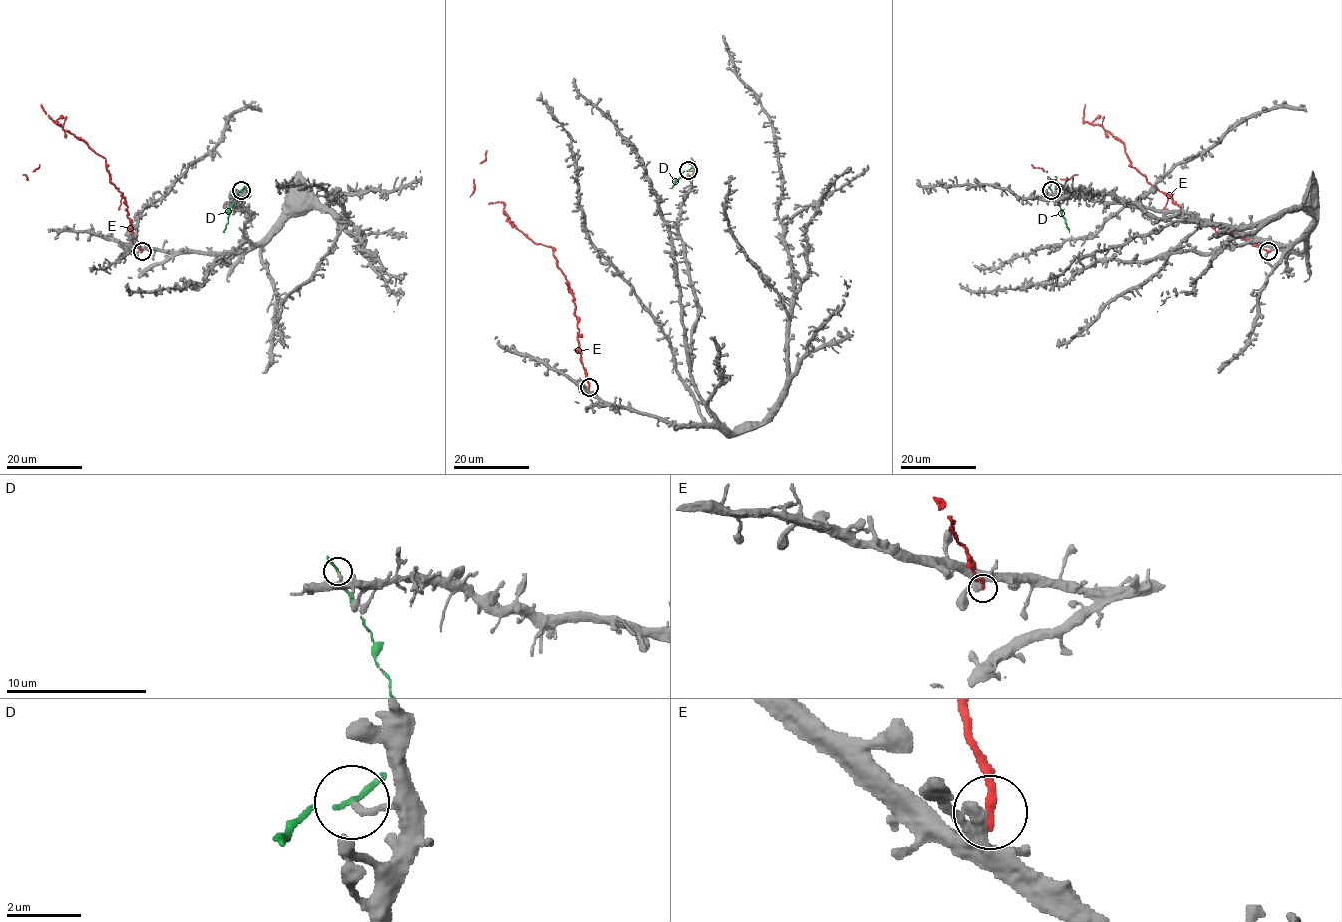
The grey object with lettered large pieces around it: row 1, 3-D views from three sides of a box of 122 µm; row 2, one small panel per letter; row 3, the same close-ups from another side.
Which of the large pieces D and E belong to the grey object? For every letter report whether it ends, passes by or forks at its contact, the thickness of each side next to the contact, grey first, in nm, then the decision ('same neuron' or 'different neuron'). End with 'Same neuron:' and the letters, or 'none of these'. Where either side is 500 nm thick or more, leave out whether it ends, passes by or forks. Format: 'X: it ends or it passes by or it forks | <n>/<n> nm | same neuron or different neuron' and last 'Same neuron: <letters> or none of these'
D: it passes by | 200/130 nm | different neuron
E: it ends | 360/280 nm | different neuron
Same neuron: none of these

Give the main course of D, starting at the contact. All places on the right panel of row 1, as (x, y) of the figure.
D: (1051, 190), (1069, 232)

